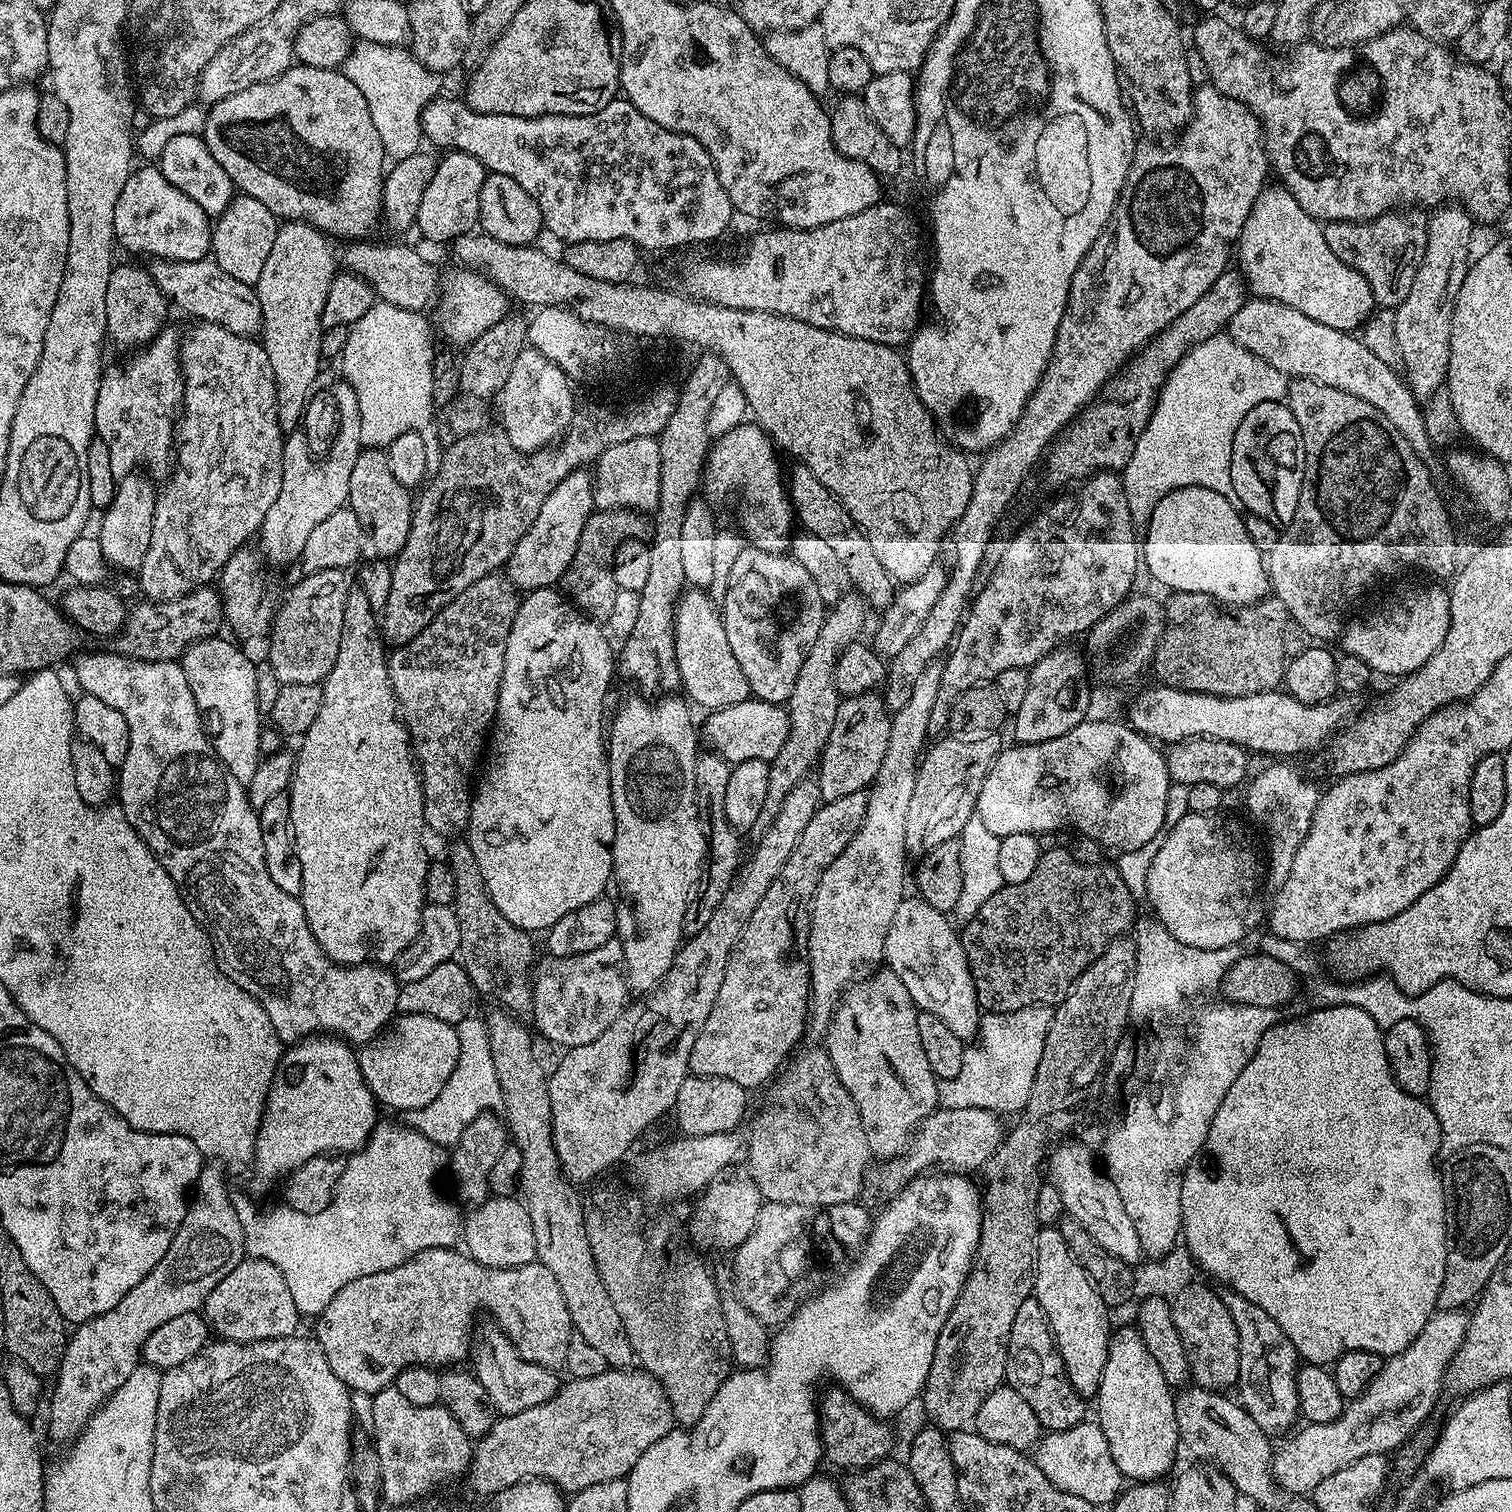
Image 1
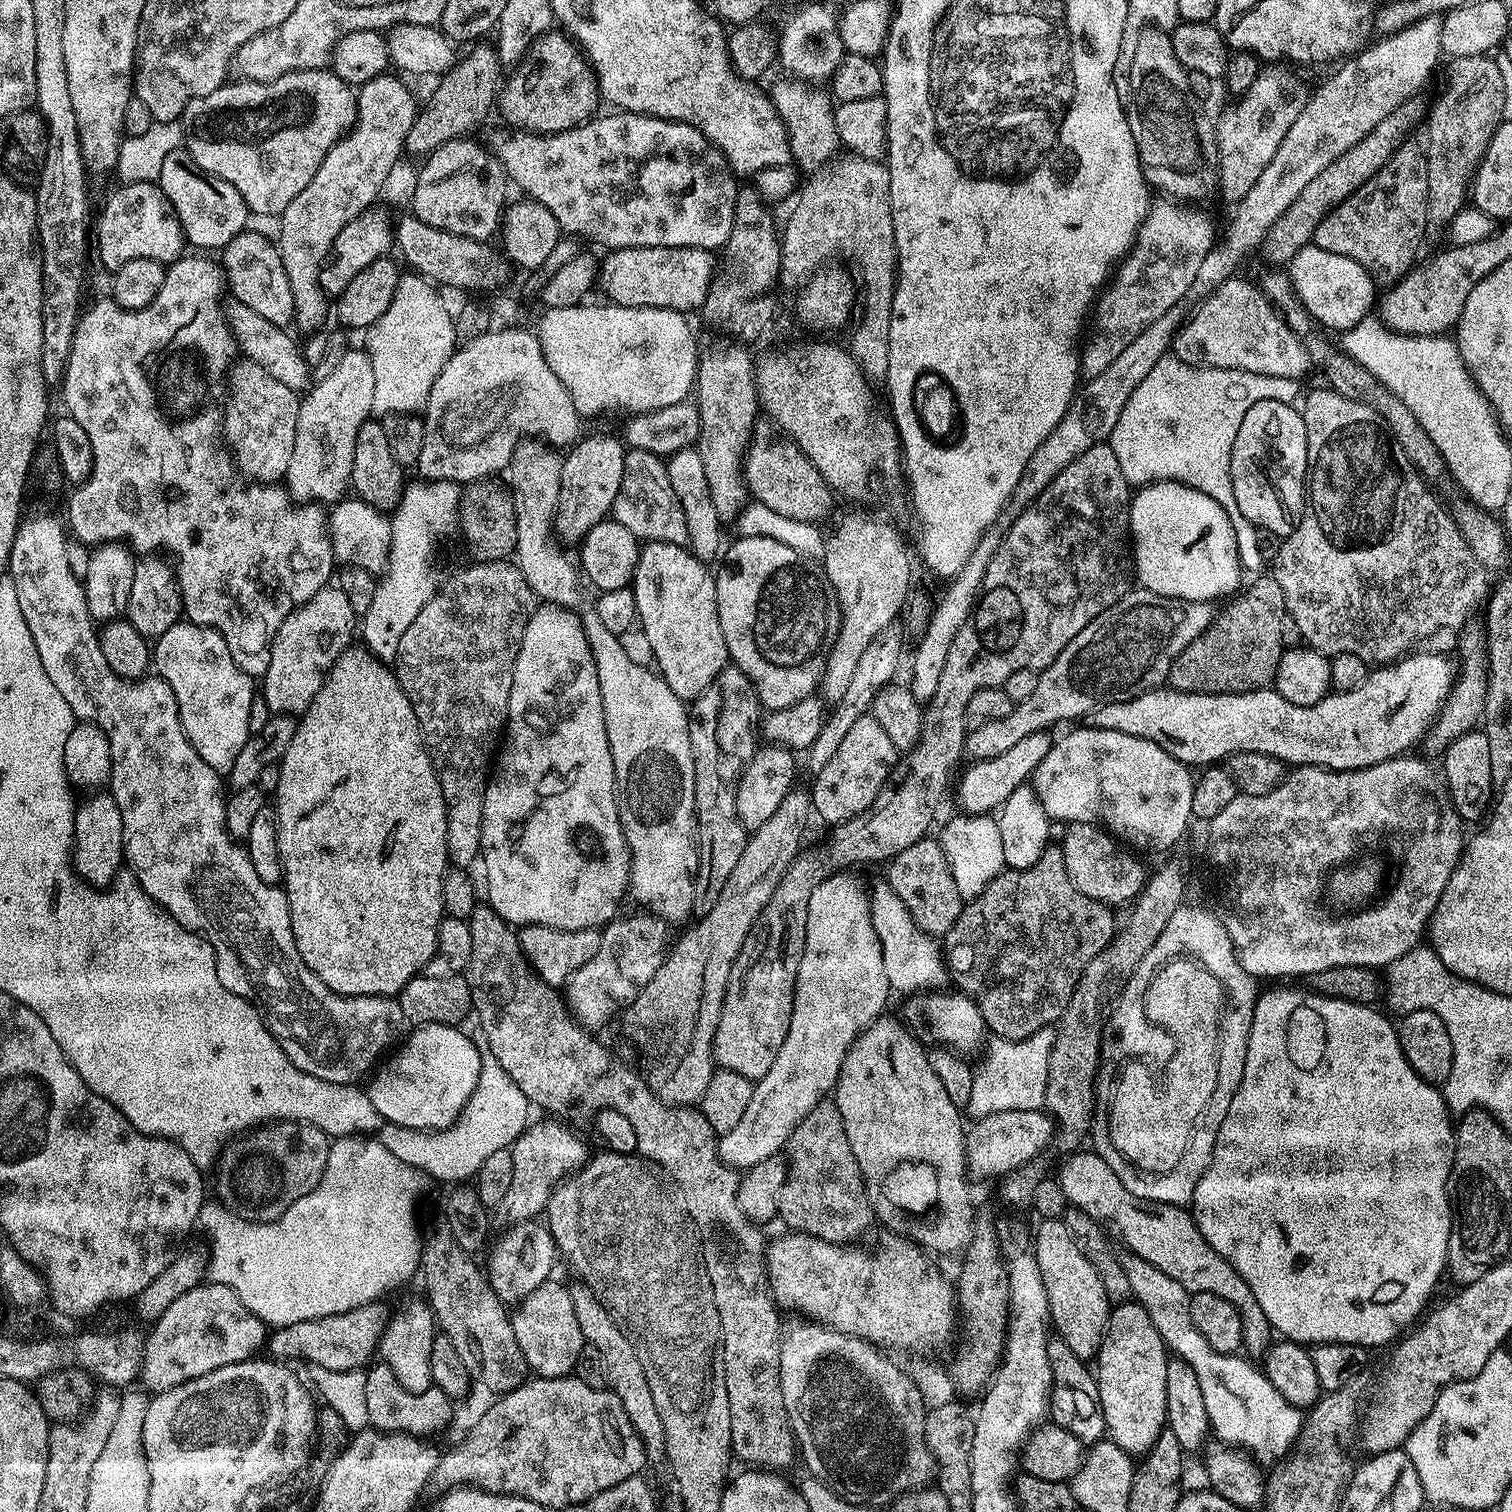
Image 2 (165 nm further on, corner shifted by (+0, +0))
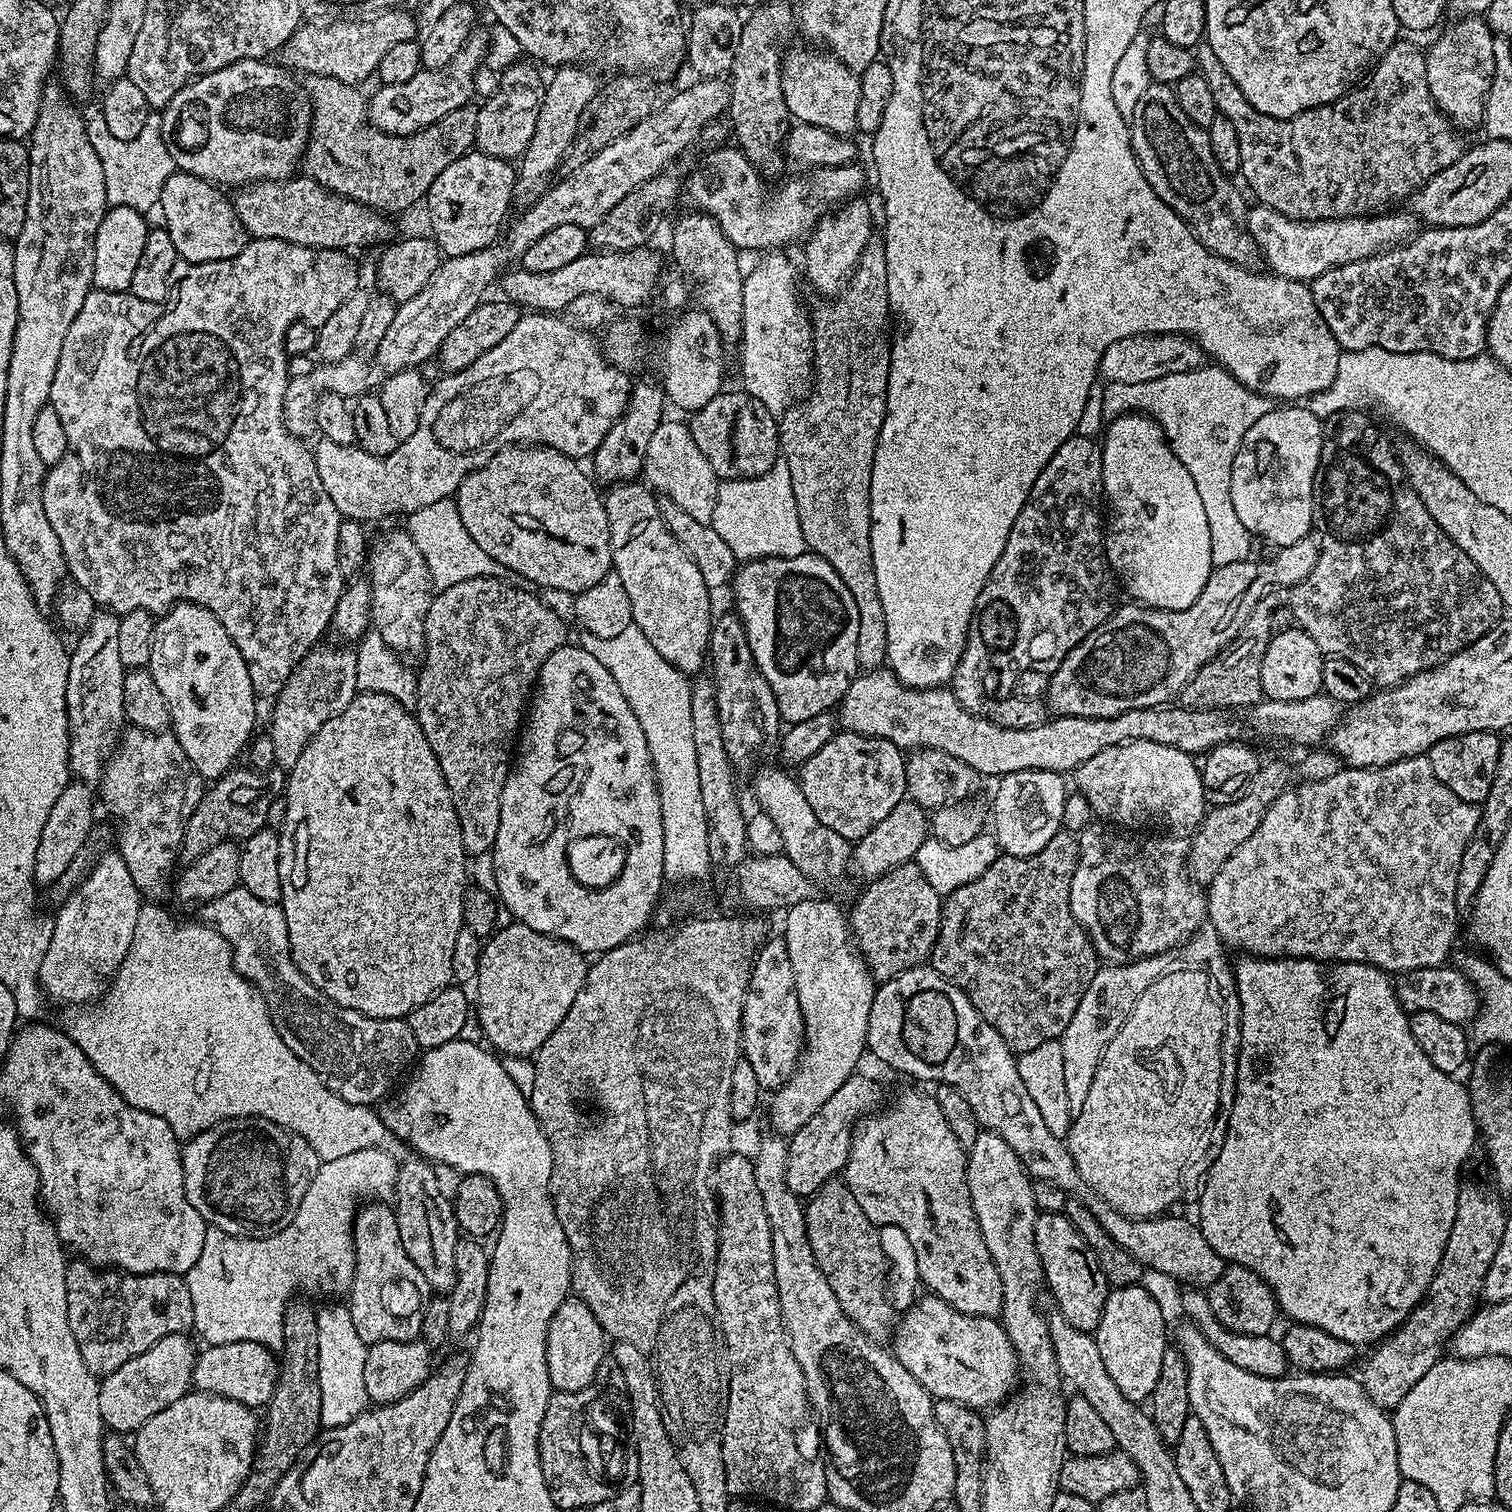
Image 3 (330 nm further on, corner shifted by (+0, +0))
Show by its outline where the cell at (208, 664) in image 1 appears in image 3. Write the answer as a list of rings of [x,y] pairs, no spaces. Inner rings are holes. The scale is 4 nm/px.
[[[175,604],[156,621],[147,669],[152,673],[158,690],[162,690],[162,698],[166,698],[171,731],[182,750],[186,750],[186,758],[190,758],[194,770],[198,770],[198,774],[206,782],[215,782],[231,772],[239,761],[236,759],[239,758],[240,751],[247,746],[248,739],[252,736],[258,697],[250,686],[246,662],[238,646],[234,646],[230,634],[226,634],[226,626],[222,626],[222,622],[218,622],[218,618],[214,618],[214,614],[210,614],[210,610],[202,606]]]

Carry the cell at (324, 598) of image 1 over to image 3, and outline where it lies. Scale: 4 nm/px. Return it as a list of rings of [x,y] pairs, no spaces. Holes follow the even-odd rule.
[[[317,646],[296,666],[284,684],[284,689],[275,697],[272,708],[272,752],[276,755],[275,767],[290,770],[298,758],[302,758],[302,750],[322,730],[330,718],[334,718],[356,695],[358,682],[358,666],[356,654],[351,647],[324,648]]]

